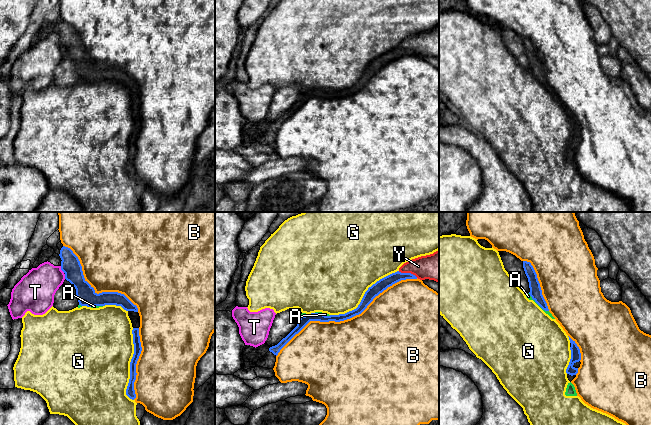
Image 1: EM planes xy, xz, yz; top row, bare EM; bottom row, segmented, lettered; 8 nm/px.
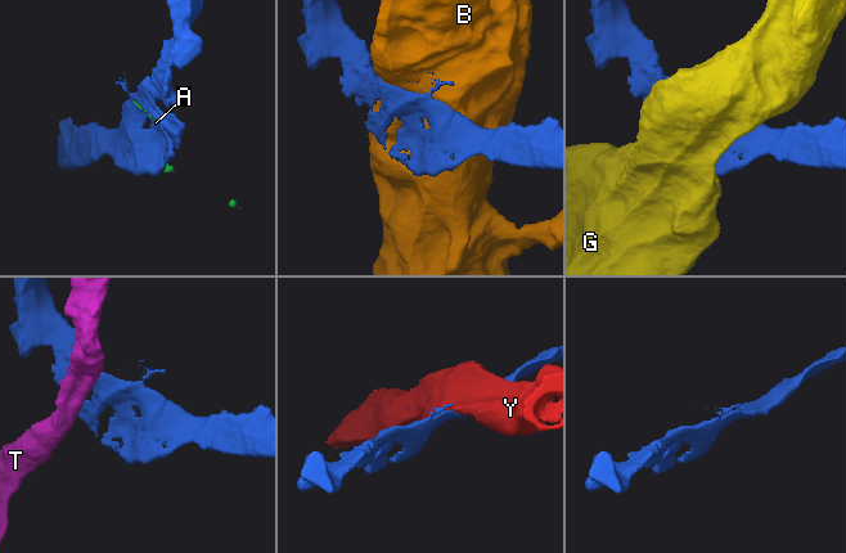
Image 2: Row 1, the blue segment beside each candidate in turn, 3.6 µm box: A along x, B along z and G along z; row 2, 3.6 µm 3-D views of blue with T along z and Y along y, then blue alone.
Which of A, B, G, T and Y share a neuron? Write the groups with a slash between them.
A G / B / T / Y

